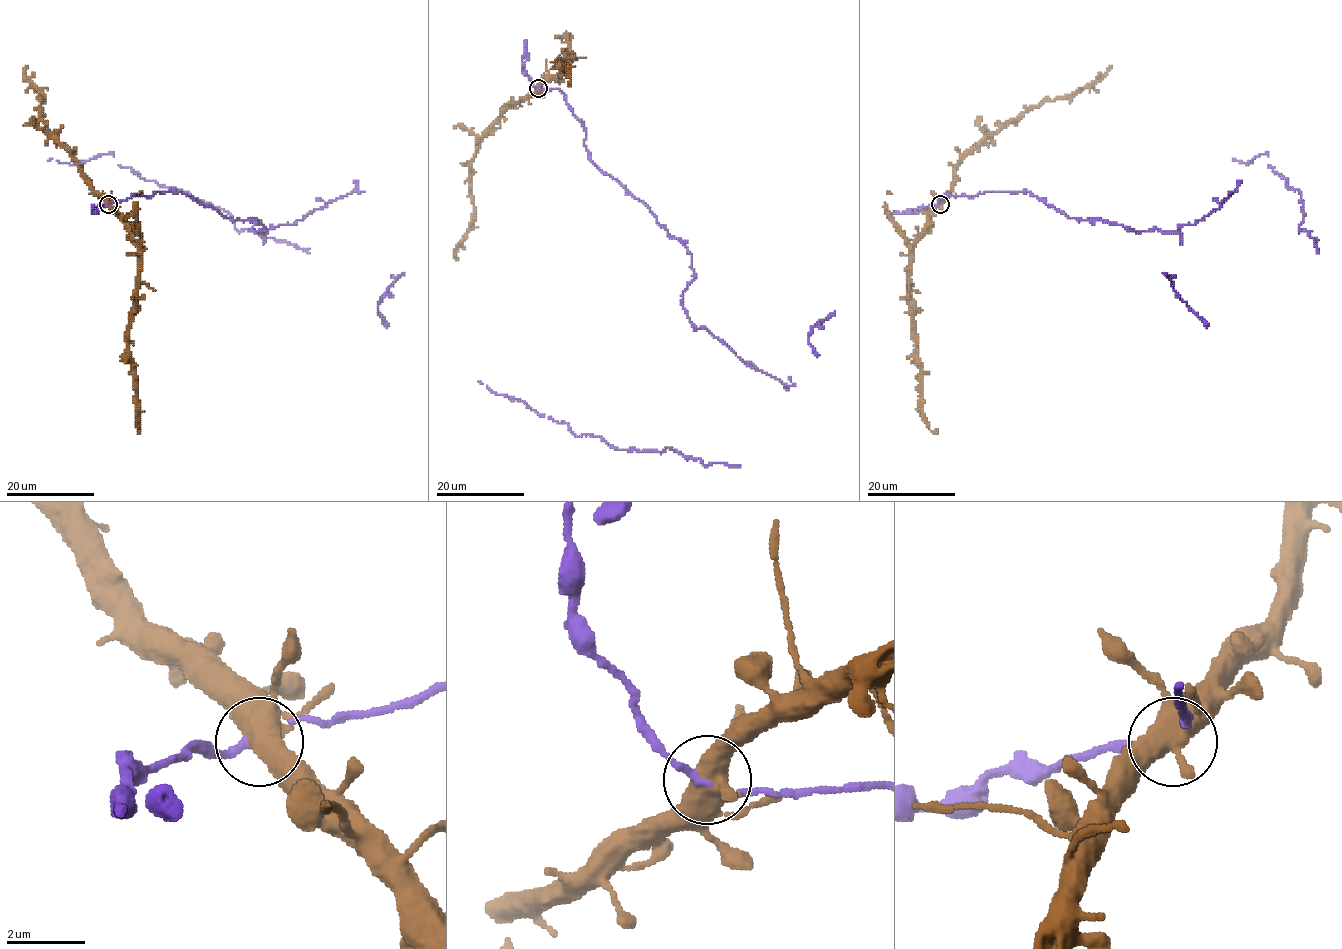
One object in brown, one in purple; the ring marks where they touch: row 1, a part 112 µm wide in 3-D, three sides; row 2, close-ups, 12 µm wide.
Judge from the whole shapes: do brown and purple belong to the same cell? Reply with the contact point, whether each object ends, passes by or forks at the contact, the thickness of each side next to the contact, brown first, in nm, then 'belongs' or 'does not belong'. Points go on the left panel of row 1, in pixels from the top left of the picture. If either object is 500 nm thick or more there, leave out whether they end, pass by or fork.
(108, 204) | 500/150 nm | does not belong

